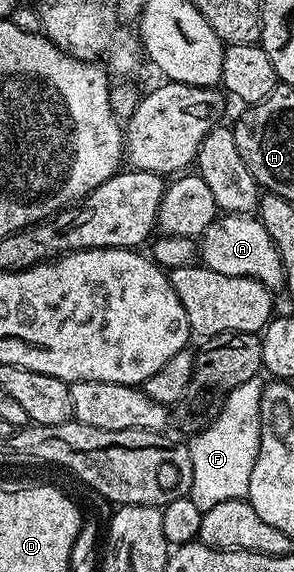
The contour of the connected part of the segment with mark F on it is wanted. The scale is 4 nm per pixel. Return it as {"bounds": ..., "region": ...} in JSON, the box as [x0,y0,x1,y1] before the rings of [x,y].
{"bounds":[188,378,263,512],"region":[[[256,378],[232,389],[232,393],[228,393],[222,402],[218,416],[191,438],[194,440],[189,440],[192,485],[188,498],[196,509],[203,512],[212,509],[212,505],[220,505],[220,501],[246,499],[248,481],[252,481],[252,469],[262,444],[260,401],[263,386],[263,380]]]}

